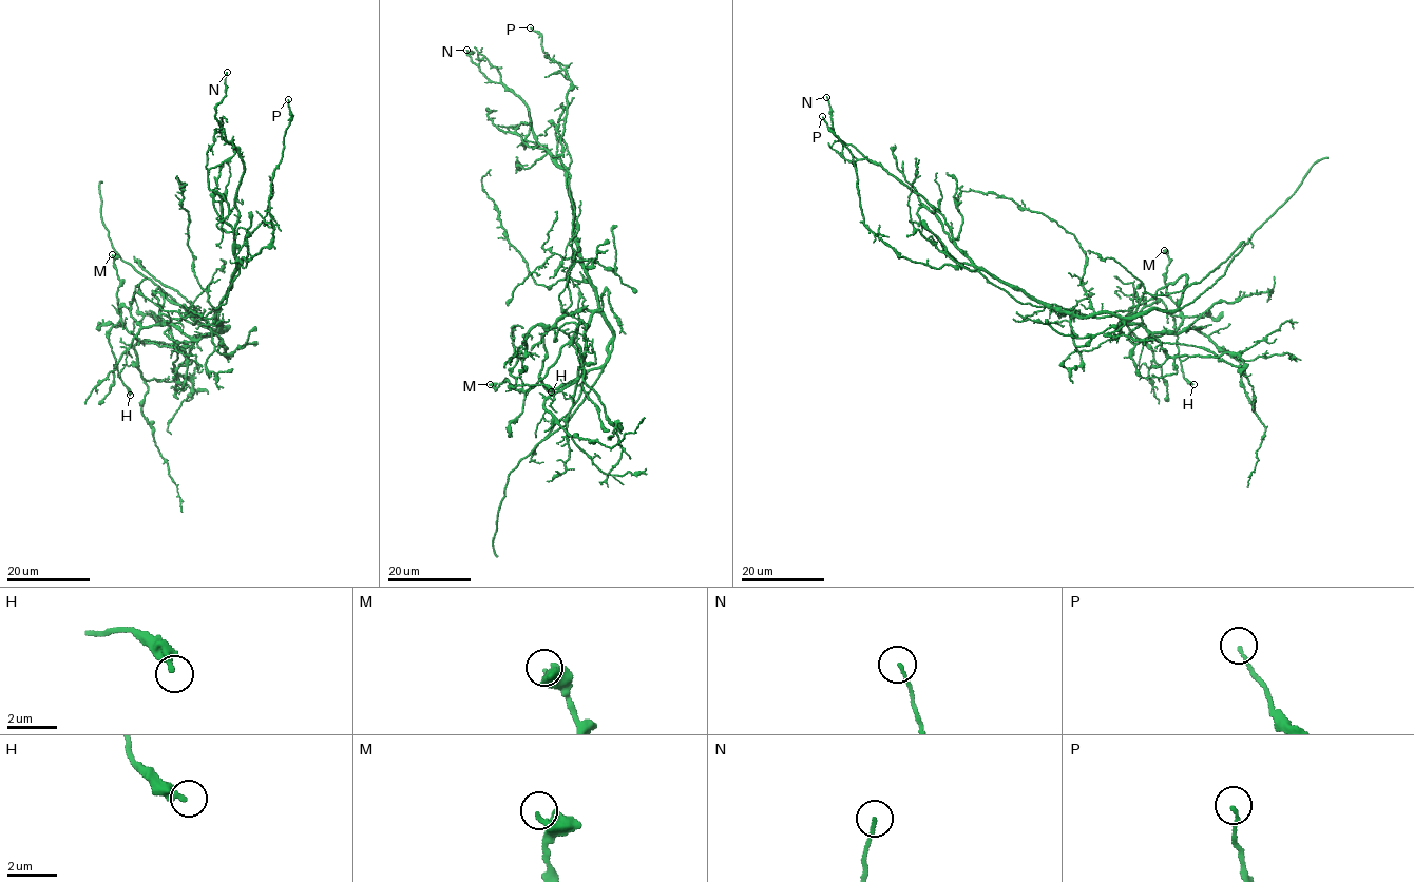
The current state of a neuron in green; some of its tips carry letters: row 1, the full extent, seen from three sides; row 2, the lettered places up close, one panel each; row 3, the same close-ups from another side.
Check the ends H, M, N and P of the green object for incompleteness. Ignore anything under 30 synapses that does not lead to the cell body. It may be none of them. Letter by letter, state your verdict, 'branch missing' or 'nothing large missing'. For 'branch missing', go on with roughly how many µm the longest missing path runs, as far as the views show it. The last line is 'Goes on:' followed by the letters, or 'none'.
H: nothing large missing
M: nothing large missing
N: nothing large missing
P: nothing large missing
Goes on: none

